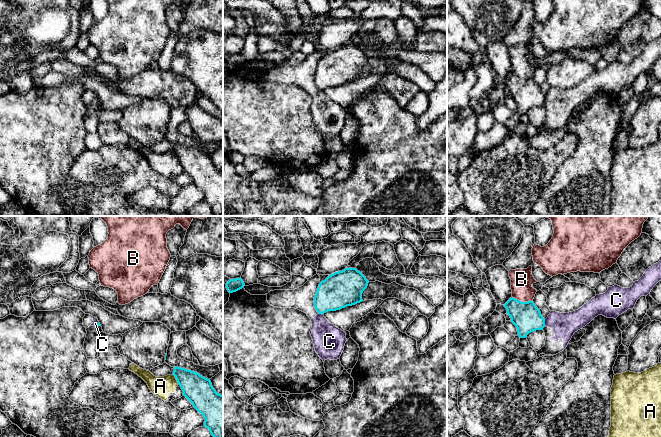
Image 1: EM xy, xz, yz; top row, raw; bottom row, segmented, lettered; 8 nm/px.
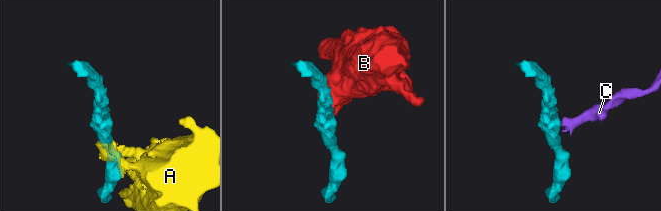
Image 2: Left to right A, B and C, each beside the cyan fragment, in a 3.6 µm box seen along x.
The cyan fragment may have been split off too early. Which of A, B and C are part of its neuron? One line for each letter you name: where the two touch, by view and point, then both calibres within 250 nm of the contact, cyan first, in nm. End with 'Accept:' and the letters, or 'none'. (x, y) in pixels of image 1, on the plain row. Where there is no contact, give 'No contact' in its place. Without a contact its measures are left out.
Accept: none

